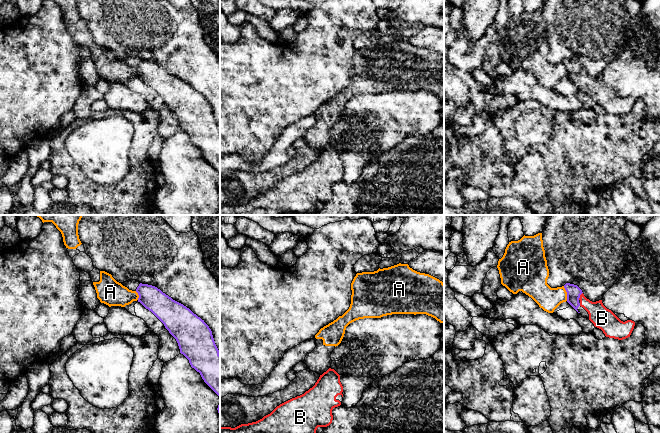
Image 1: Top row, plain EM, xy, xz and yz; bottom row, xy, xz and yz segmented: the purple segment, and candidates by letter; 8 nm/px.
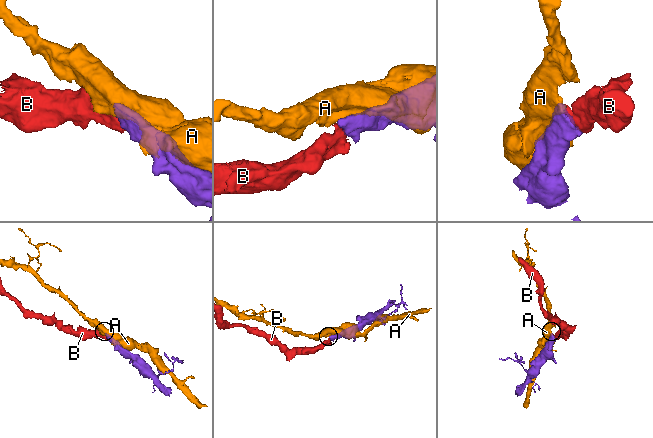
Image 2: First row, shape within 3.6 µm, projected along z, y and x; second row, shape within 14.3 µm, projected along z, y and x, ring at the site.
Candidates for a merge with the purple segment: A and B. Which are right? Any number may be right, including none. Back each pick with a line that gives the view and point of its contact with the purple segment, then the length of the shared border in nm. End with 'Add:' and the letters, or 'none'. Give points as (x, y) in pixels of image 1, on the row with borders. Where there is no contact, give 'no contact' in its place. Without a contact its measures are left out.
B: yz (579, 296) | 70 nm
Add: B

